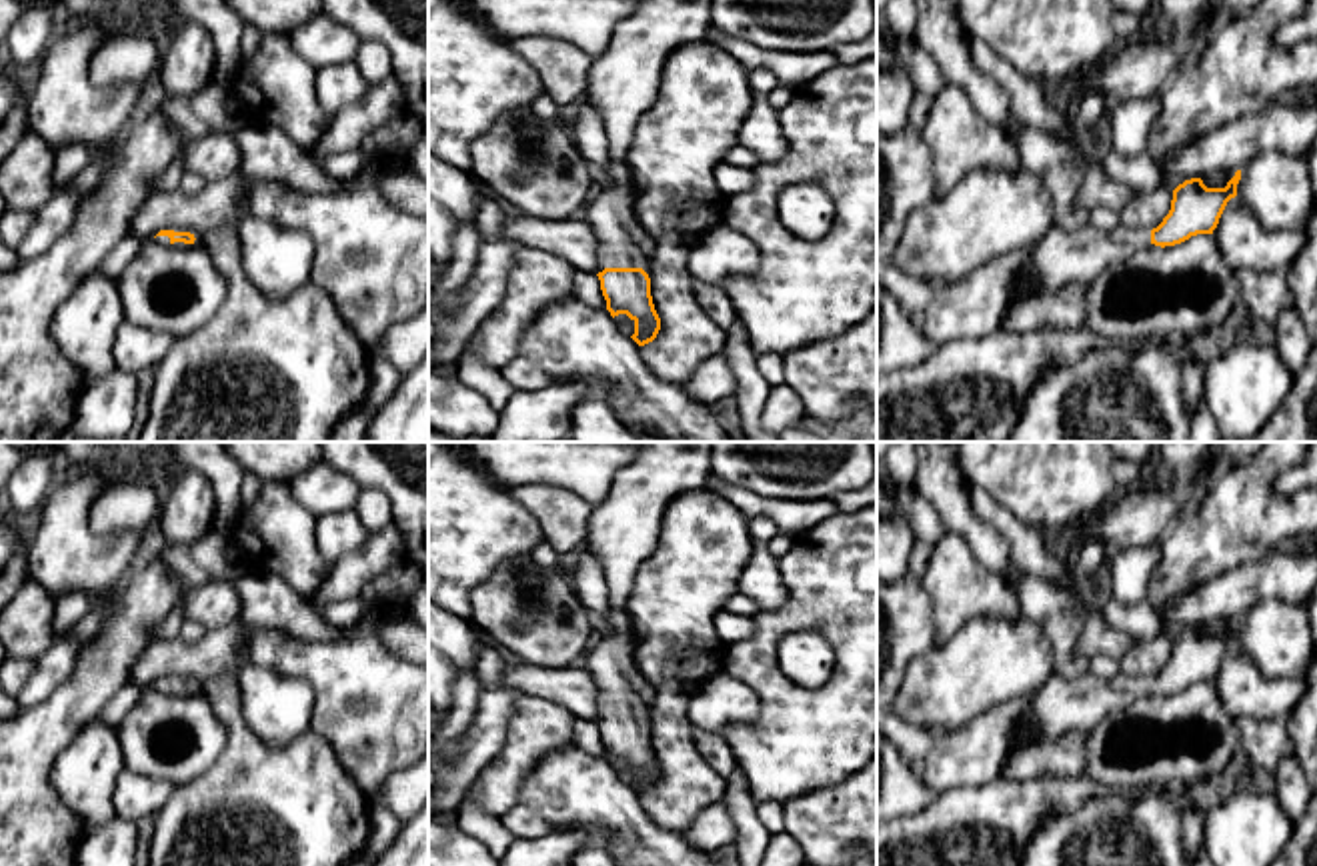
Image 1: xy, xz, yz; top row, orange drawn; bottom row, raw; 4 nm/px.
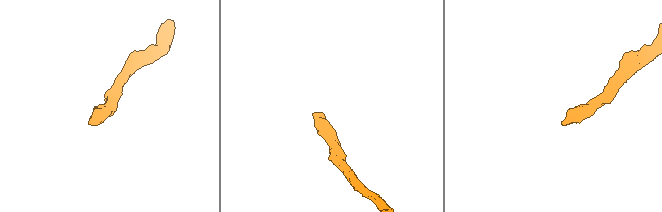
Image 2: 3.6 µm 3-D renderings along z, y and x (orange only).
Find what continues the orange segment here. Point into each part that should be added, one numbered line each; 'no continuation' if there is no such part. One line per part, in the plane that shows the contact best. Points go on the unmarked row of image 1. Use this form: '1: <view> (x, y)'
1: xz (611, 656)

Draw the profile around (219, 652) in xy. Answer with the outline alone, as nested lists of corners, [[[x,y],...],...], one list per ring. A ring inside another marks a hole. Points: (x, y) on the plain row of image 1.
[[[240,620],[226,628],[208,630],[198,642],[184,642],[180,636],[152,642],[132,662],[128,684],[150,690],[160,678],[174,678],[198,686],[214,676],[238,674],[246,664],[242,642],[250,628]]]

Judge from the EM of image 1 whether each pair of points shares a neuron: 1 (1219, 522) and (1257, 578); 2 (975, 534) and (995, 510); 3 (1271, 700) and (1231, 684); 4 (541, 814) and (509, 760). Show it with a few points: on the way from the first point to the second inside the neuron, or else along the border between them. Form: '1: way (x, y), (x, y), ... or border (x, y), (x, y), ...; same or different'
1: border (1271, 550), (1203, 582); different
2: border (967, 486), (971, 510), (1007, 540), (1013, 560); different
3: way (1261, 698), (1241, 688); same
4: border (555, 750), (535, 766), (519, 800), (501, 818); different

